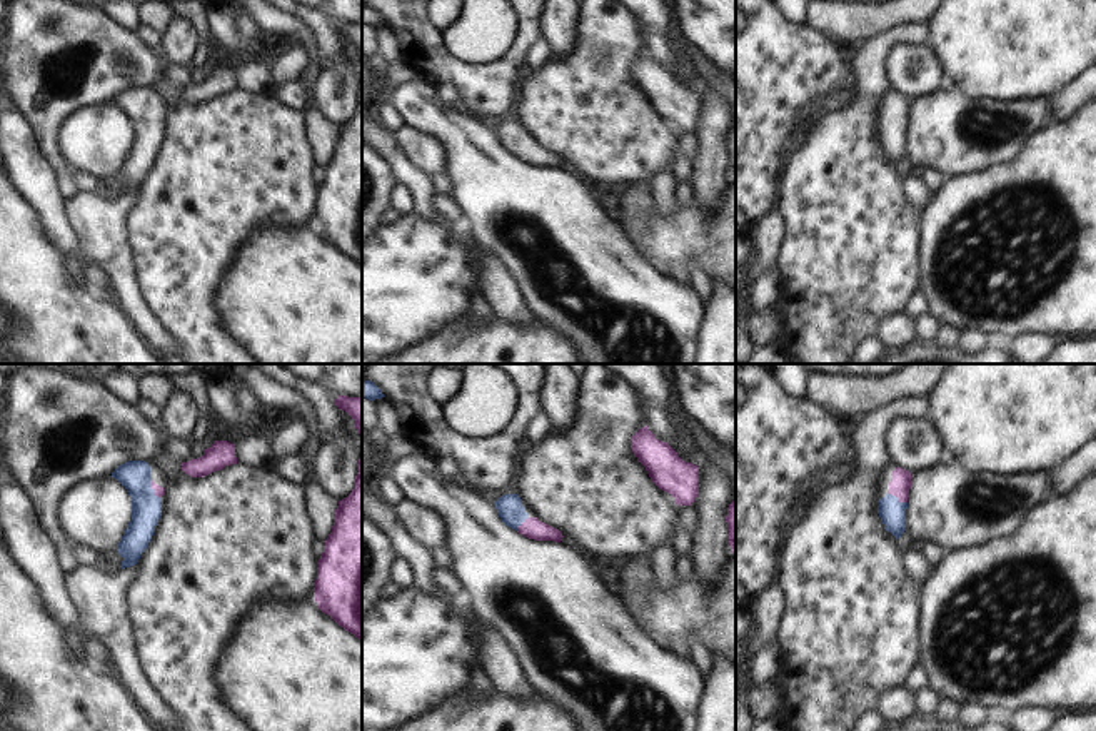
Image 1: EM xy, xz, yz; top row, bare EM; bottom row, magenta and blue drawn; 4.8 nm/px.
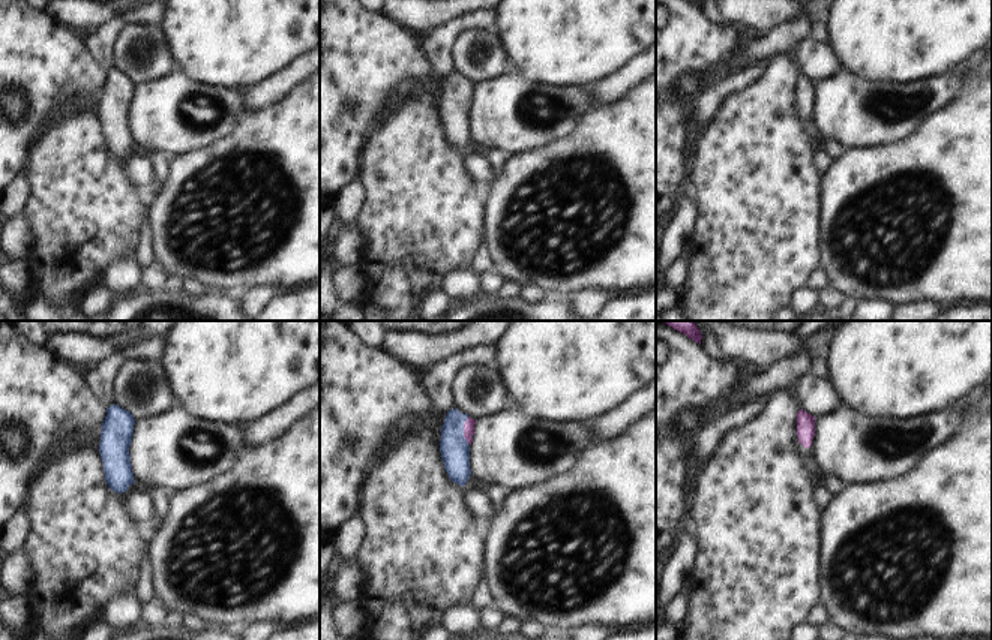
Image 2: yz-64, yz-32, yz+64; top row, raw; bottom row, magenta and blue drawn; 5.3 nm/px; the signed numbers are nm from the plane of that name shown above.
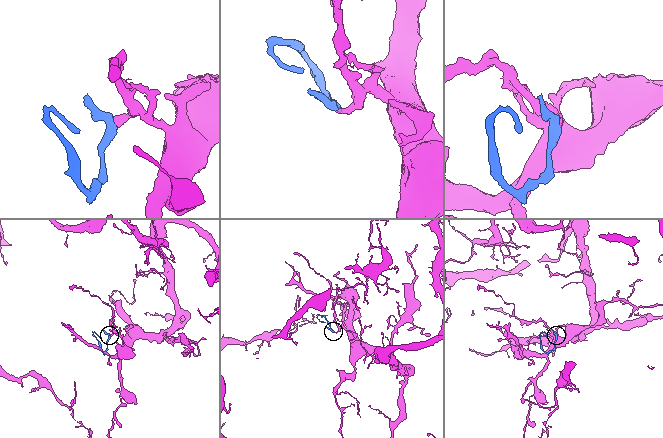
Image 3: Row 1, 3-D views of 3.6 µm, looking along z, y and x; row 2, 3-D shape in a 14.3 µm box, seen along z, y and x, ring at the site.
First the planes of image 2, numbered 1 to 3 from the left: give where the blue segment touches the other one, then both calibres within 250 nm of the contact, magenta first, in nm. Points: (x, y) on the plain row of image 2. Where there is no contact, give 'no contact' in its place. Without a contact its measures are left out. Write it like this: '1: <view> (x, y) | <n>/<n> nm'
1: no contact
2: yz-32 (464, 96) | 60/160 nm
3: no contact

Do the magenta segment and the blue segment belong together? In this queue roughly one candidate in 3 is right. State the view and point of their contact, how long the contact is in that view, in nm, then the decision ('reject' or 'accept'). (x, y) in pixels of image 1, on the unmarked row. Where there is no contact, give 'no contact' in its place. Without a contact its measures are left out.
yz (896, 122) | 120 nm | accept

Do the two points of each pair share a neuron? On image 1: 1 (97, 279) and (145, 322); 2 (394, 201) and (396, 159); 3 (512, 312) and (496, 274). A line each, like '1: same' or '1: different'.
1: different
2: different
3: same

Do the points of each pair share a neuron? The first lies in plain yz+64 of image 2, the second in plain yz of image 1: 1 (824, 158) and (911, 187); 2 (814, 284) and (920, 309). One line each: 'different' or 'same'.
1: same
2: same

